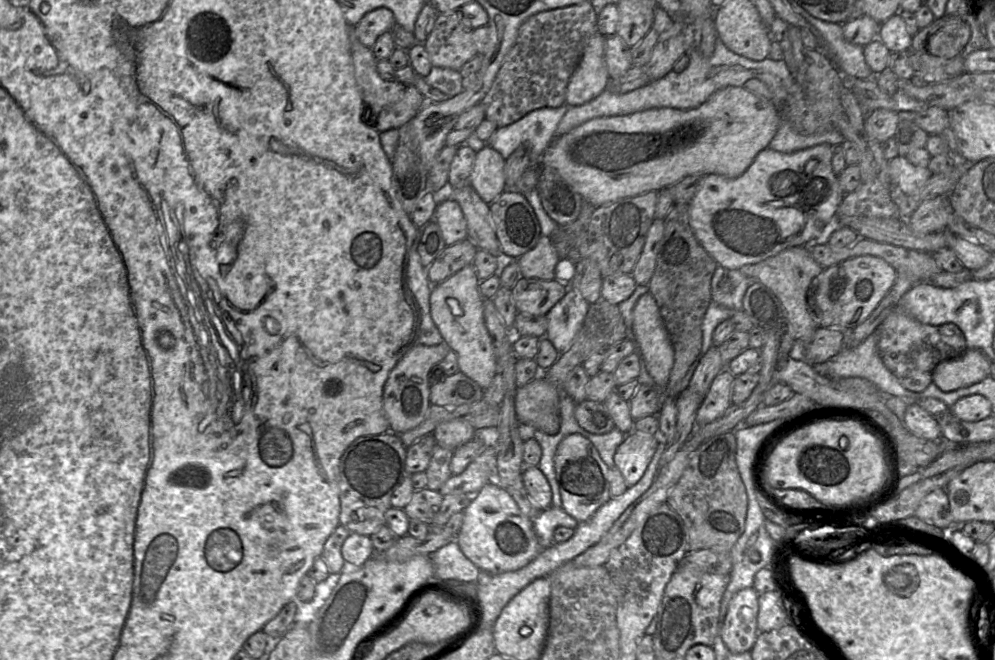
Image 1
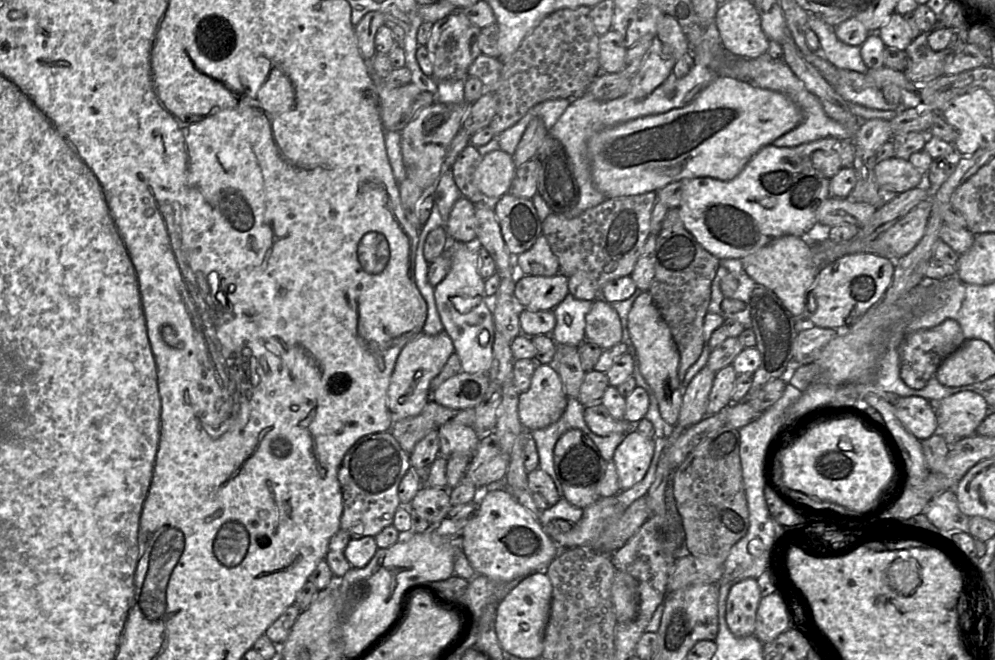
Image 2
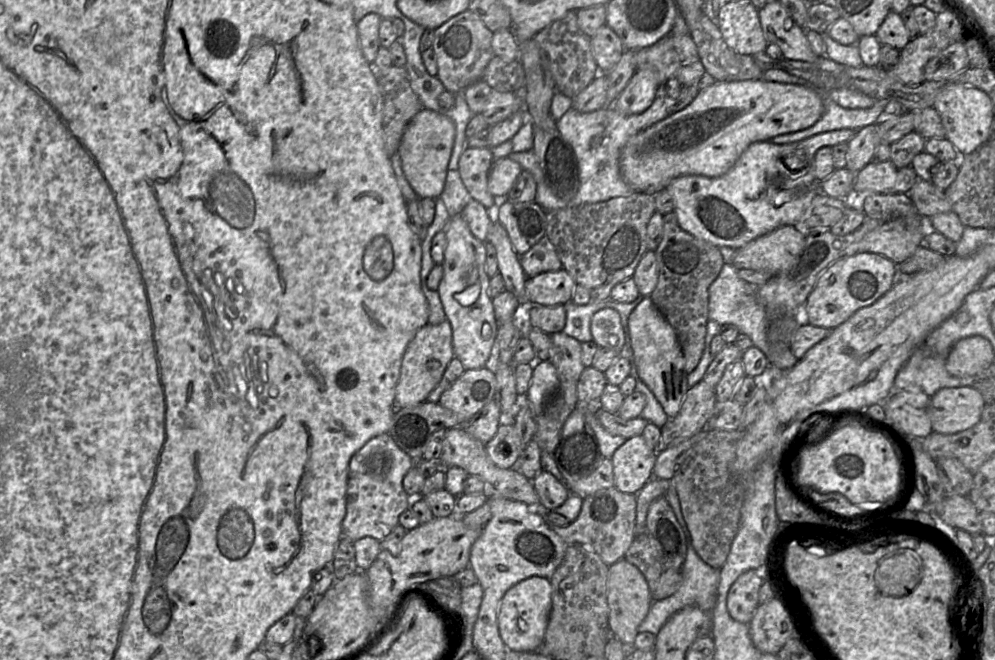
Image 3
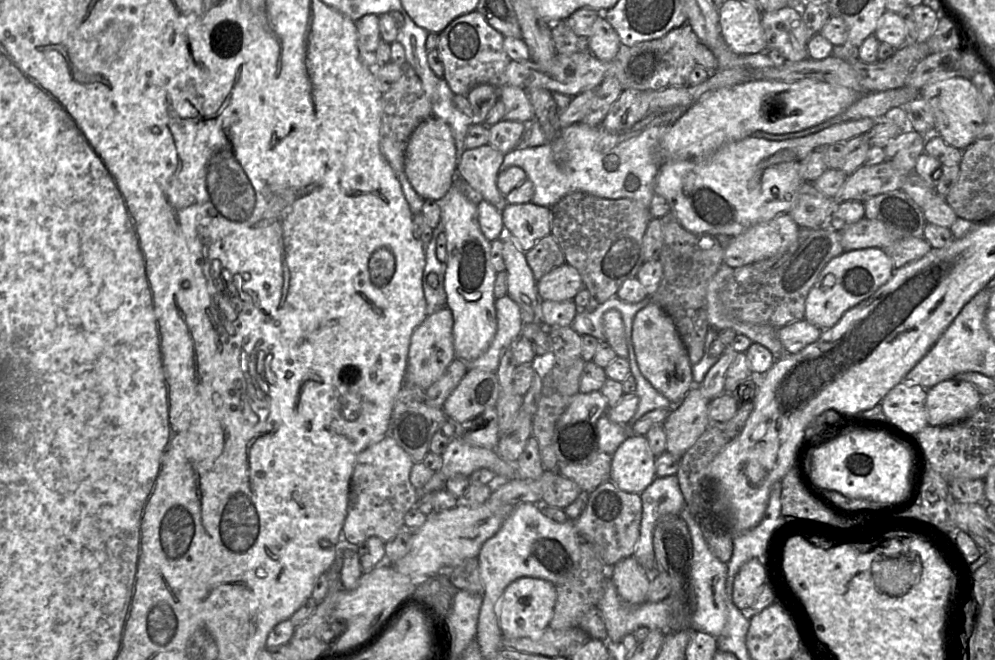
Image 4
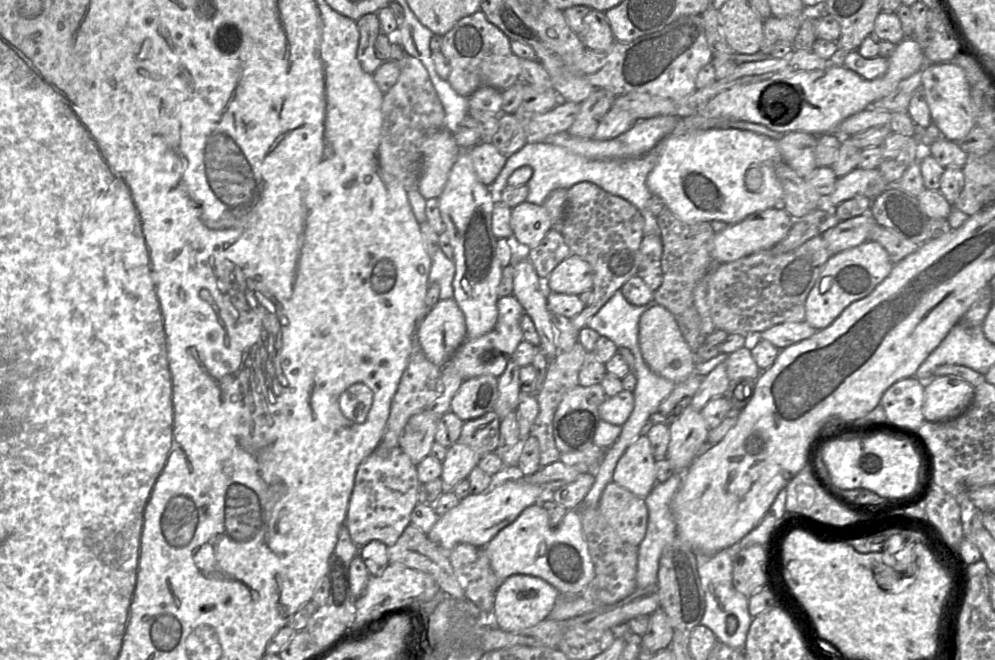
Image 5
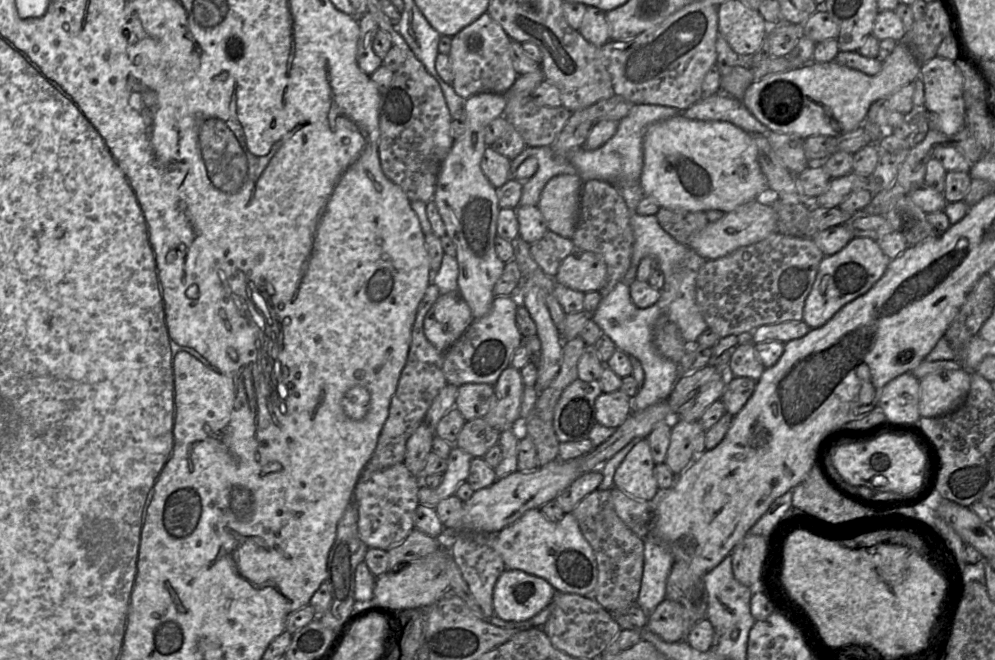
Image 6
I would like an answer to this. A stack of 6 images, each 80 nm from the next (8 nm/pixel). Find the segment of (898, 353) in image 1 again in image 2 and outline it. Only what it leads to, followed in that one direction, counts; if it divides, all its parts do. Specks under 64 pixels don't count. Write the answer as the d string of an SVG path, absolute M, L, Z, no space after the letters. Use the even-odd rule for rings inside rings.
M947 320L932 329L908 333L899 347L901 379L912 389L924 388L940 365L954 354L965 341L959 324L954 320Z

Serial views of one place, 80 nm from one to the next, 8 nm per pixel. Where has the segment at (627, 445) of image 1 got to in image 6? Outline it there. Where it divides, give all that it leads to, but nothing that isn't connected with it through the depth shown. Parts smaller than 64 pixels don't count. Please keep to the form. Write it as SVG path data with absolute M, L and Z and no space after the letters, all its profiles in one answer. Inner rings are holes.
M646 438L626 455L614 474L614 486L631 497L650 502L658 492L655 463Z

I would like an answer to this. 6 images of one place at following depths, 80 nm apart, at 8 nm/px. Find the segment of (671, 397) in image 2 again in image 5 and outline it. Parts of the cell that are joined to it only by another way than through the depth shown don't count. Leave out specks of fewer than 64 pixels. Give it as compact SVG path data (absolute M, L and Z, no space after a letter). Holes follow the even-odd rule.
M656 304L641 315L638 341L646 364L659 376L677 384L695 373L695 353L685 341L675 317L665 307Z

